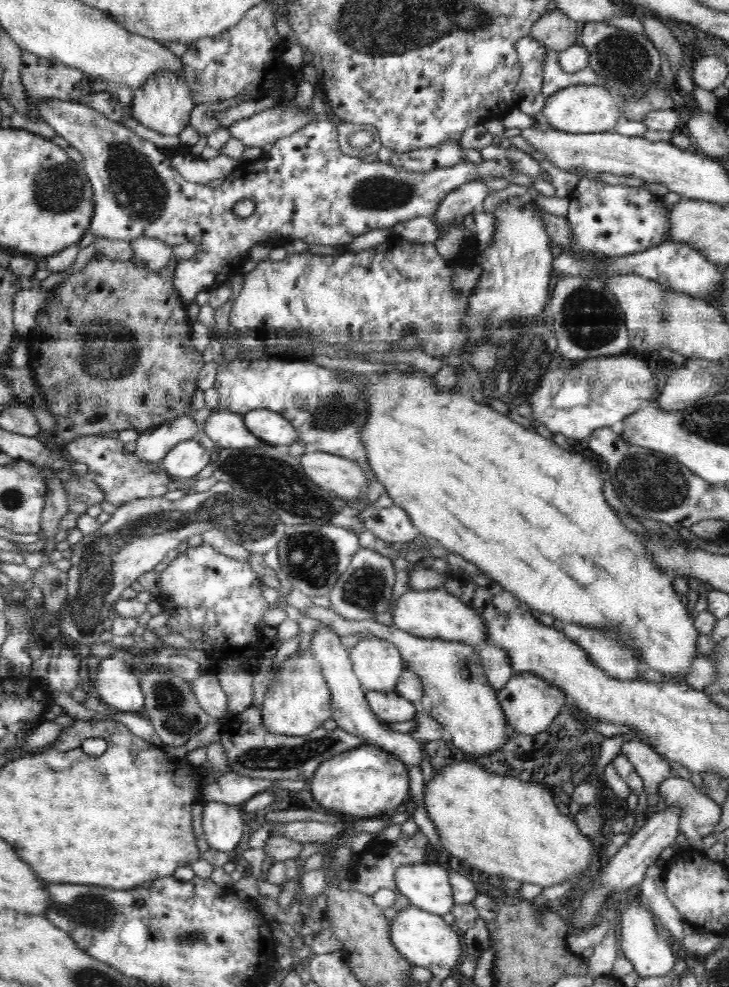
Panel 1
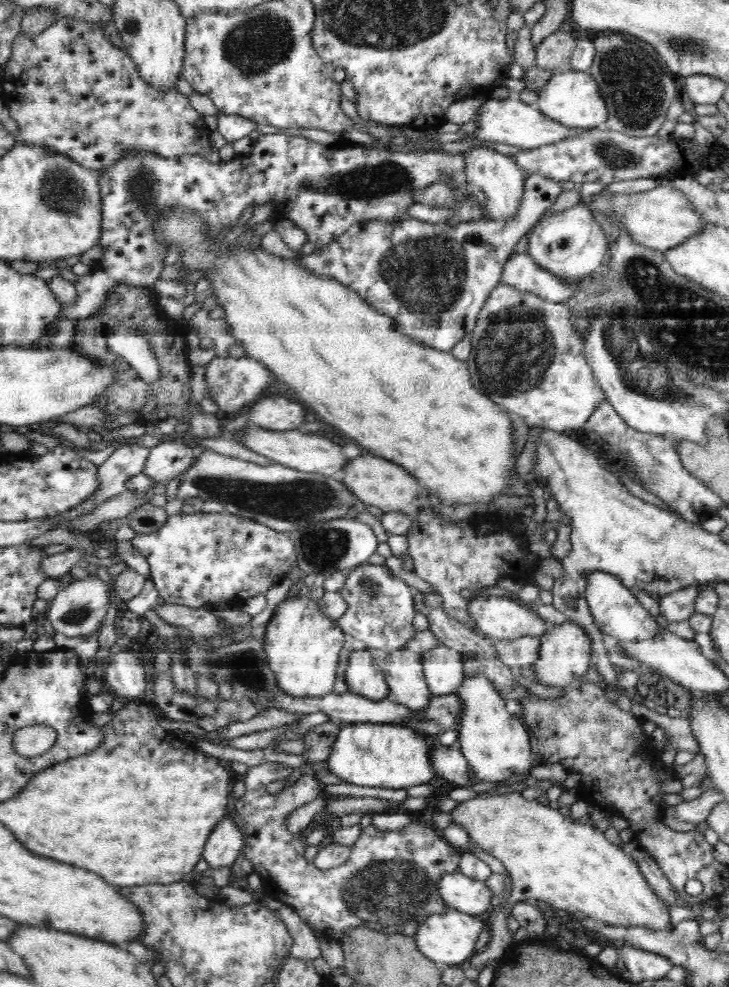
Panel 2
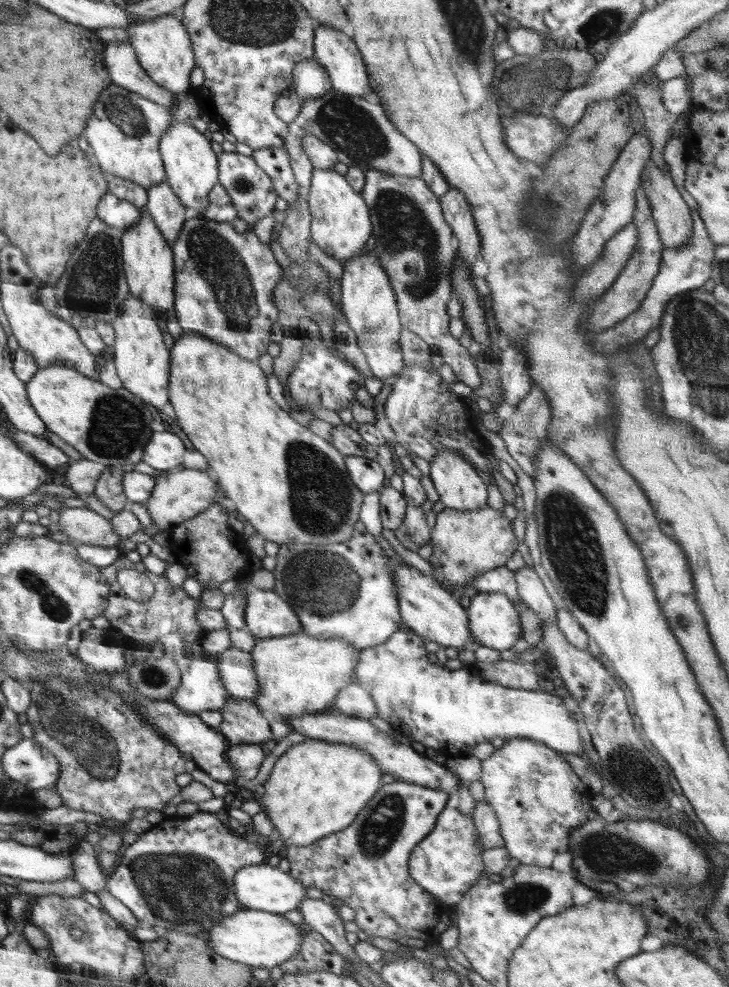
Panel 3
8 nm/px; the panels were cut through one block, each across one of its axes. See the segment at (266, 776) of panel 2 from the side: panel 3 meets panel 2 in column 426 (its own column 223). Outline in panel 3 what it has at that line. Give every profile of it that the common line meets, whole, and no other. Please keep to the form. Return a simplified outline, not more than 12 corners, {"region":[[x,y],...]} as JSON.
{"region":[[164,816],[108,892],[145,926],[205,934],[244,910],[269,838]]}

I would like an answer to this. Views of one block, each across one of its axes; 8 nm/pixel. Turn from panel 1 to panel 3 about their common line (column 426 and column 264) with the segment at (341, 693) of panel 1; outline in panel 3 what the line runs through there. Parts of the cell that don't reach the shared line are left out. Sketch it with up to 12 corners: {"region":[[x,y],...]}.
{"region":[[233,745],[228,765],[240,783],[253,780],[266,760],[261,746]]}

